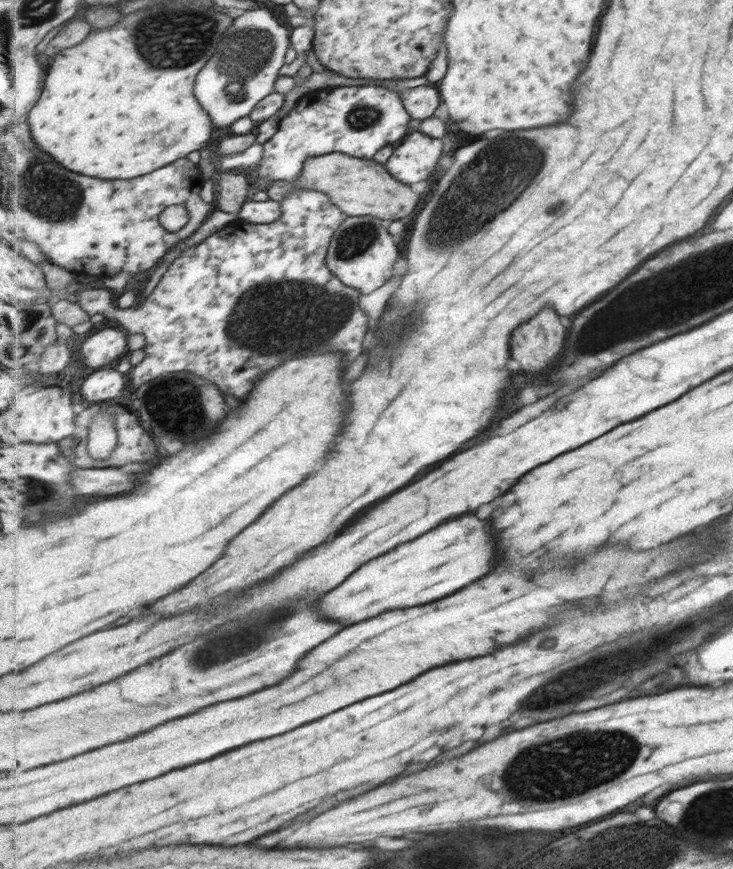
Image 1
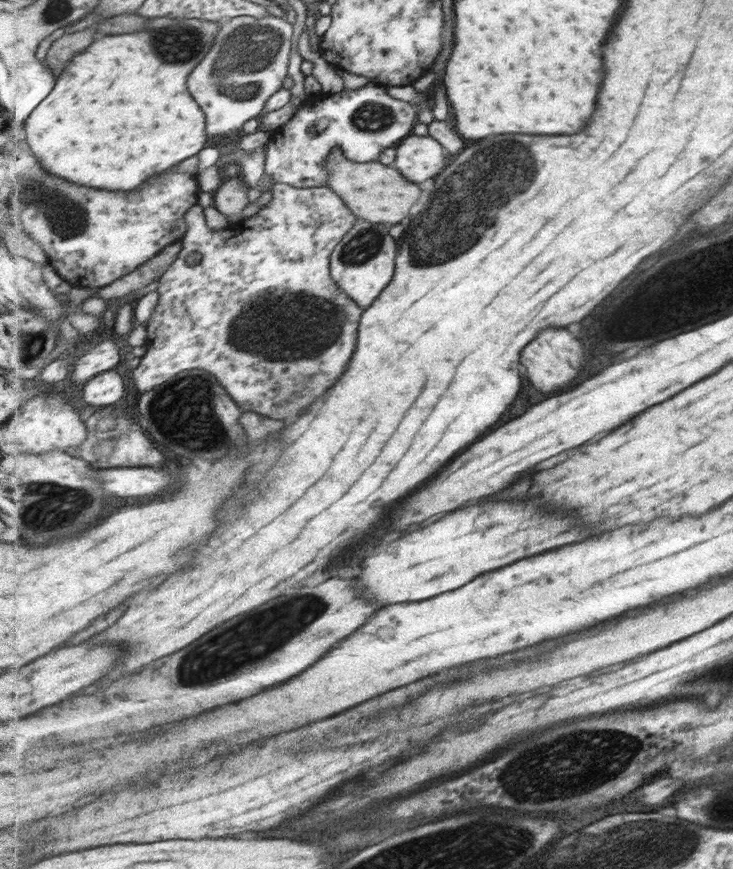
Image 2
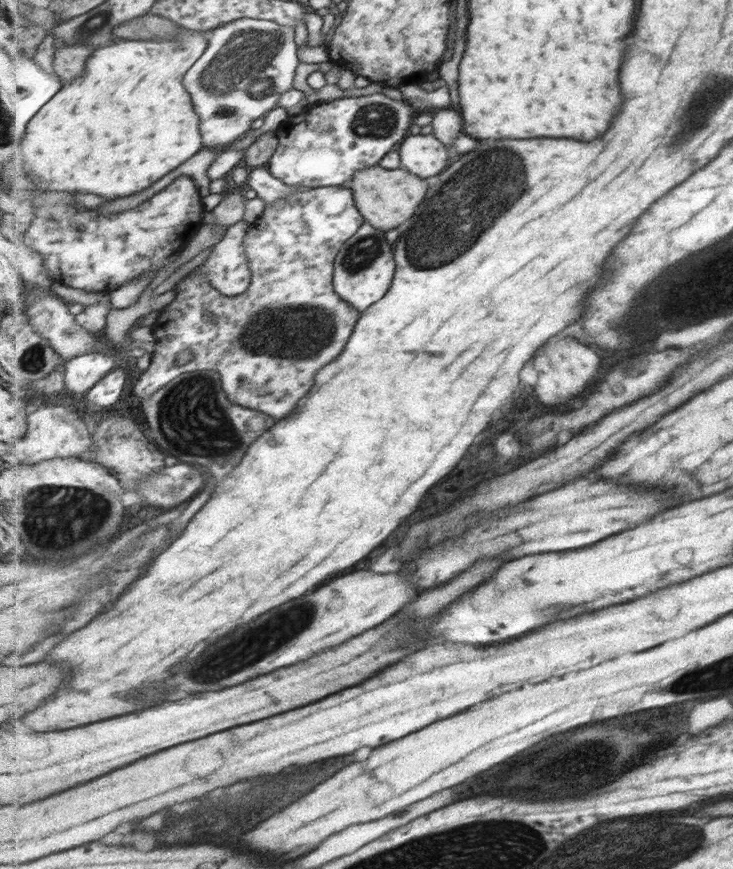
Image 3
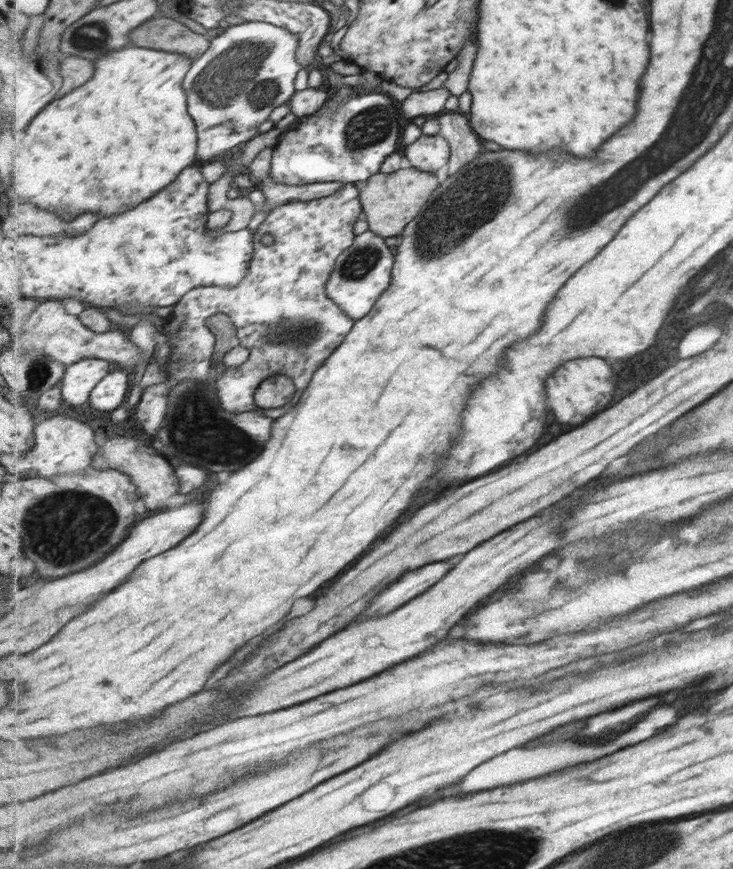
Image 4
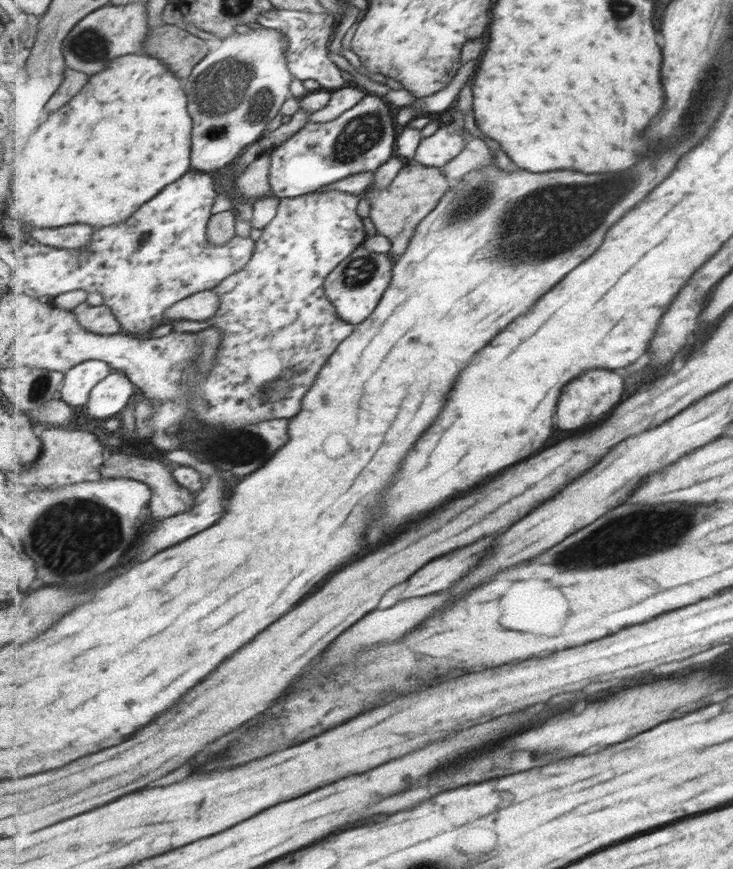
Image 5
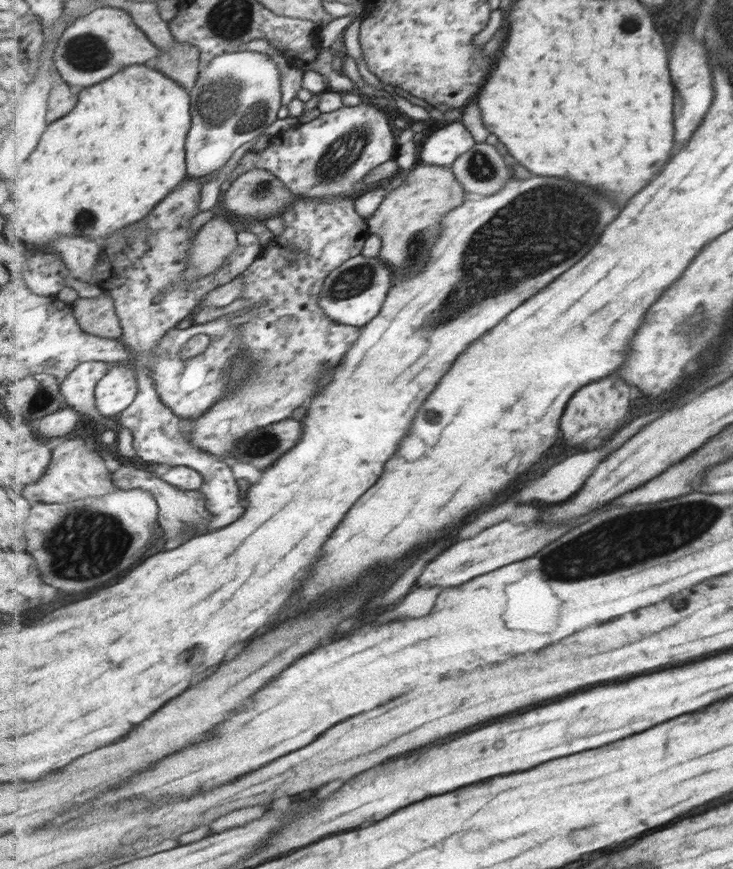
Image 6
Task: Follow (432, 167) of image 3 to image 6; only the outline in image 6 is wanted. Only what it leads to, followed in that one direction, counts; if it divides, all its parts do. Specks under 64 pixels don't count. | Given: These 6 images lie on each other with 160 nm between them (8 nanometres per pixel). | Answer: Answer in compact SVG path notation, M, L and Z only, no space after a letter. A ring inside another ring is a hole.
M455 121L445 128L431 128L431 130L435 130L435 134L427 138L427 142L422 145L420 160L423 164L450 166L476 143L473 134L461 121Z

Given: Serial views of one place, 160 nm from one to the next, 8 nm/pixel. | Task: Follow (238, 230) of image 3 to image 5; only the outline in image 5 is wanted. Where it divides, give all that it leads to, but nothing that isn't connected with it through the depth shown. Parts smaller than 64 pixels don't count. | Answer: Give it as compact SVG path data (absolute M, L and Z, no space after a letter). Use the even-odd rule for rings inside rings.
M192 169L183 176L183 180L177 180L171 184L171 188L165 188L159 196L155 196L151 204L143 204L143 208L139 208L131 220L107 228L95 228L91 242L83 248L55 248L31 240L23 246L23 238L13 238L13 242L7 245L11 246L7 250L13 276L13 282L9 280L9 288L44 300L71 290L99 292L102 304L111 308L123 332L142 340L150 339L151 330L168 321L165 316L168 308L198 292L219 286L226 278L243 270L254 255L255 242L250 237L236 236L221 246L213 245L208 240L207 222L213 215L219 191L208 173Z

